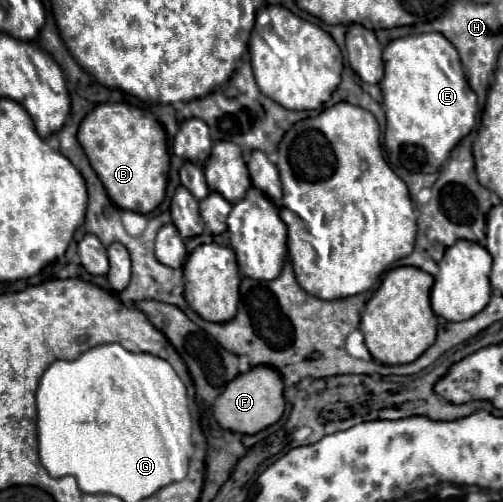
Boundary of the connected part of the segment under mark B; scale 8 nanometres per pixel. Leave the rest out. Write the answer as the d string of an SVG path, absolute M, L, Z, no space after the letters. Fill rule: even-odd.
M102 103L84 117L78 141L84 147L92 169L100 177L108 197L120 207L150 213L165 197L170 155L166 133L151 112L128 103Z

